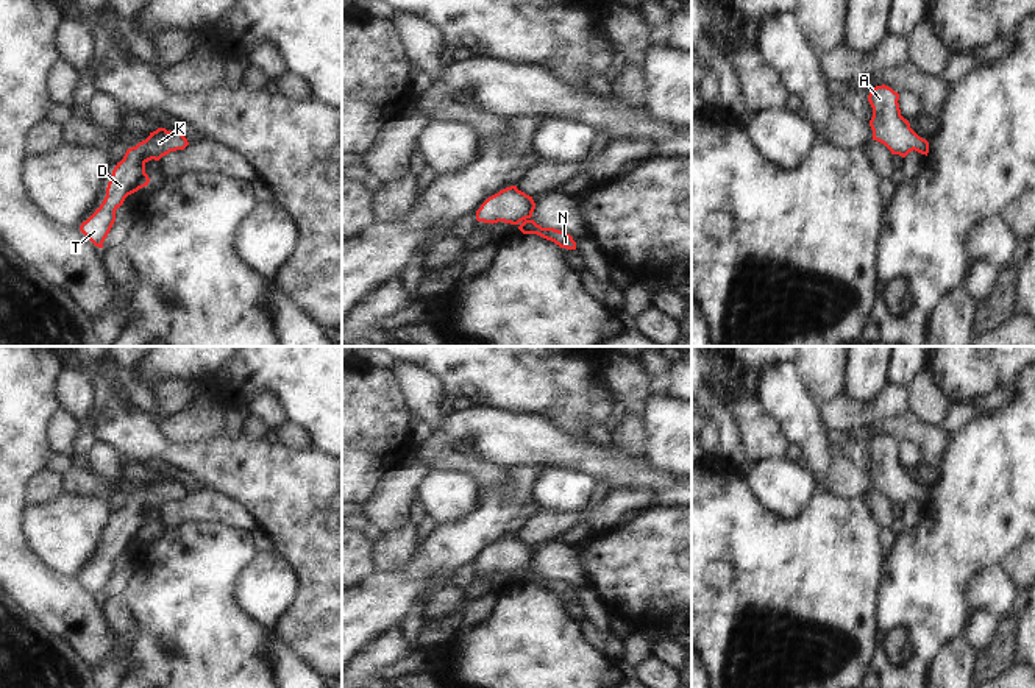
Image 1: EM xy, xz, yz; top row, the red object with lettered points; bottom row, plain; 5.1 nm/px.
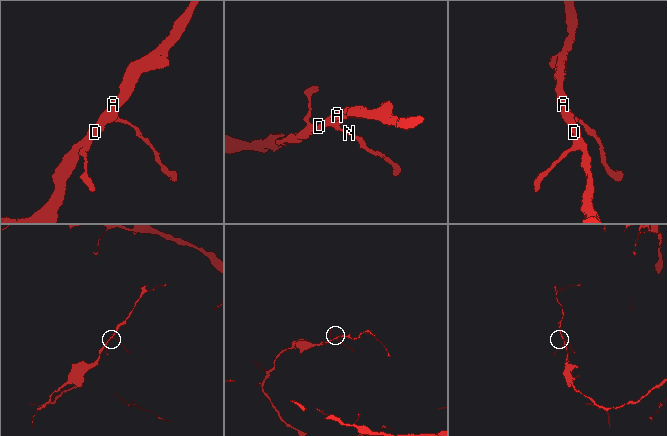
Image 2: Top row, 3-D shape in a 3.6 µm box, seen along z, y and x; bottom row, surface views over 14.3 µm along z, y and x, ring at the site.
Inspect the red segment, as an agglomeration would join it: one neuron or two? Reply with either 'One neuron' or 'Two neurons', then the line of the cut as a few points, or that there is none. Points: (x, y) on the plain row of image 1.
One neuron. No split.

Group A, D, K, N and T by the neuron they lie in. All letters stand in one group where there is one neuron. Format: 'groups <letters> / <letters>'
groups A D K N T

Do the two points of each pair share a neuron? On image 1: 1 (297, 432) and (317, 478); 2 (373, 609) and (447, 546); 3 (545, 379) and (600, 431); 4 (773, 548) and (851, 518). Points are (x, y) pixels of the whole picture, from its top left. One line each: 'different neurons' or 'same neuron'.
1: different neurons
2: same neuron
3: different neurons
4: same neuron

